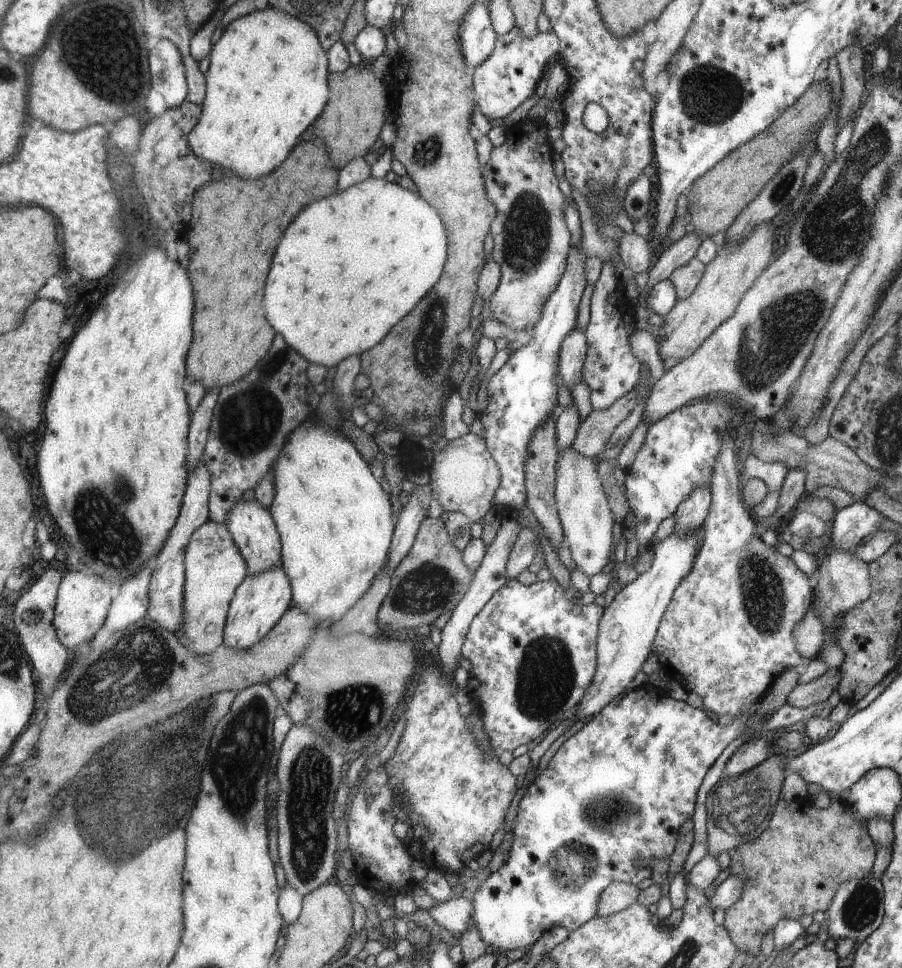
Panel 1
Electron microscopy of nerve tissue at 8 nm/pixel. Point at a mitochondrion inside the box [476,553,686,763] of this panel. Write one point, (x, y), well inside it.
(545, 678)

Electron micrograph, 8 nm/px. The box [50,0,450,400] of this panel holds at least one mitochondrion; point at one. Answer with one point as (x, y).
(108, 75)

